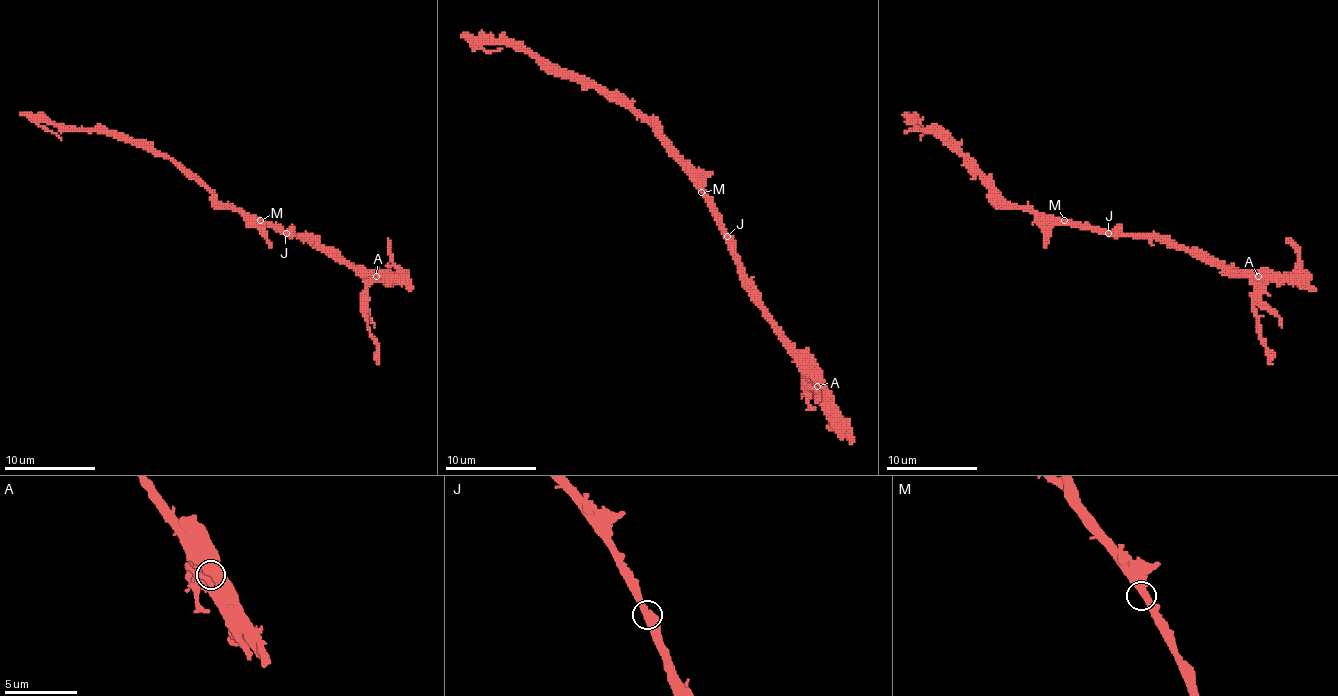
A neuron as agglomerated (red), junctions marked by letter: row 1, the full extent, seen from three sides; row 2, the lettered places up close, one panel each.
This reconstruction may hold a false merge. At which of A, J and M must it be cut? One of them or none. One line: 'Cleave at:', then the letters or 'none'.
Cleave at: A

